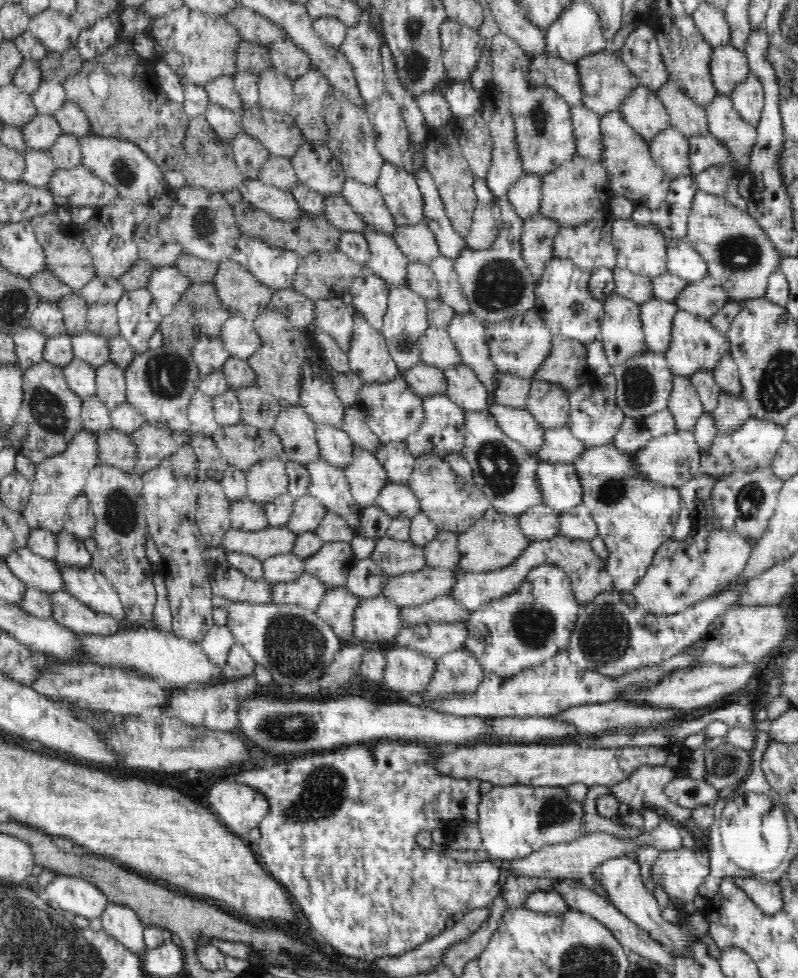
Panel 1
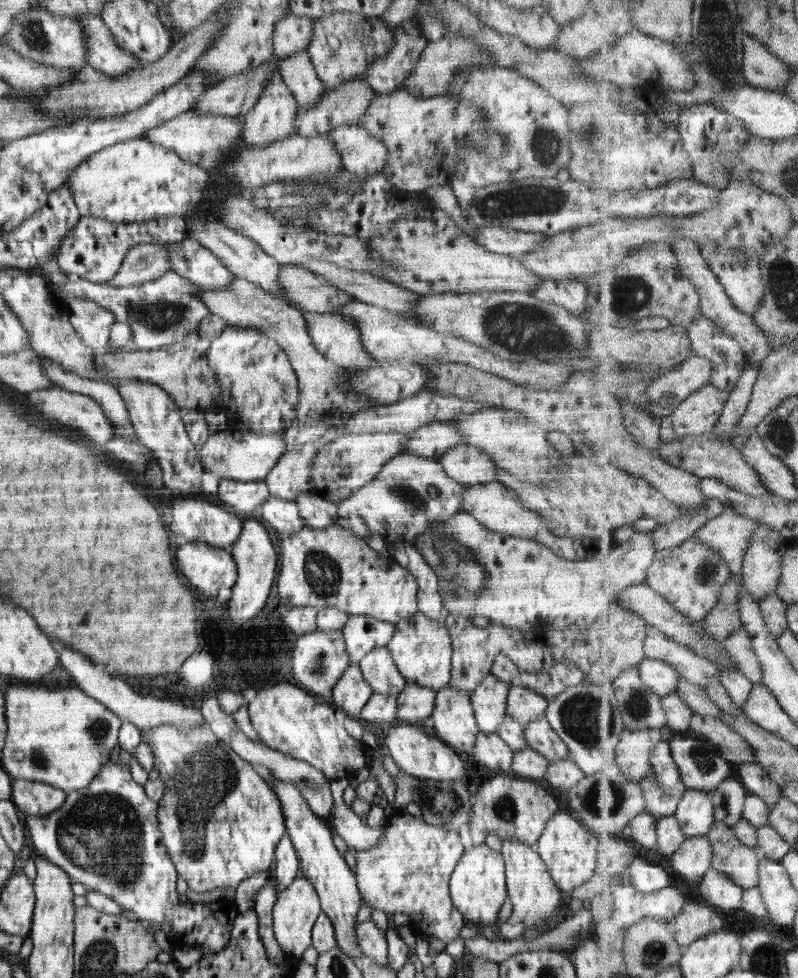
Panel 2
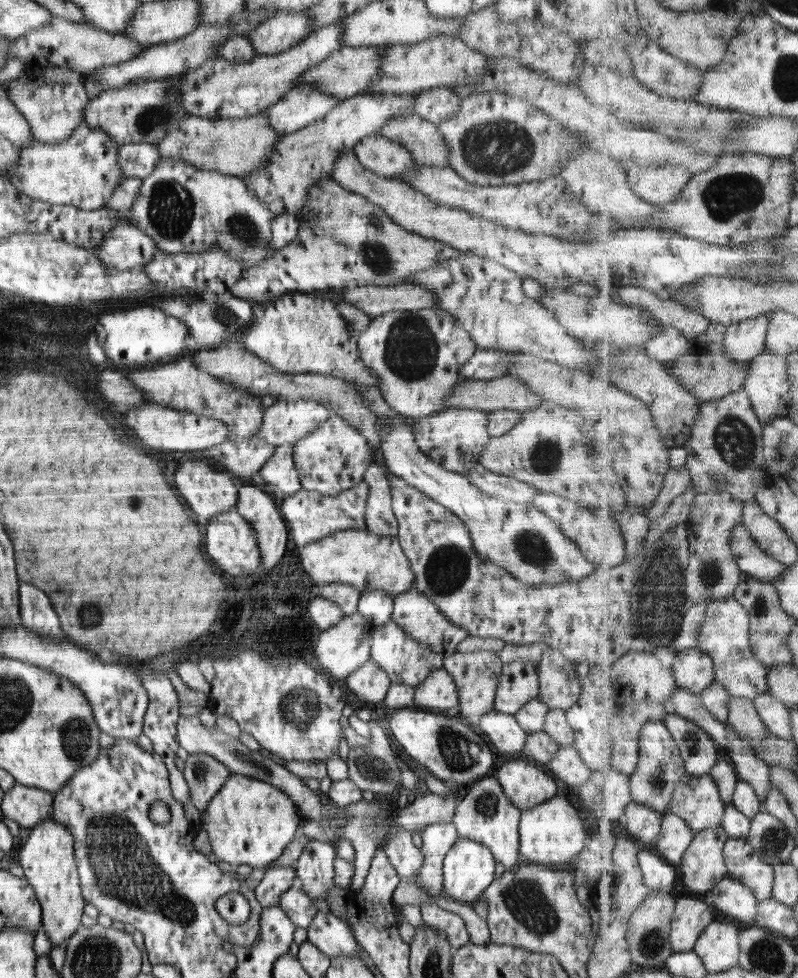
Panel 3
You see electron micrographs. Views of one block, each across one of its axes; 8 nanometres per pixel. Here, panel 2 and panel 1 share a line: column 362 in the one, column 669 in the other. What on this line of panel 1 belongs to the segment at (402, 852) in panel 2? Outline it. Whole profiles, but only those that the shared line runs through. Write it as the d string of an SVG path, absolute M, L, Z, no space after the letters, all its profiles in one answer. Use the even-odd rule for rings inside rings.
M687 847L678 850L661 850L651 866L652 880L662 884L671 902L692 905L698 896L698 887L708 876L709 853L695 852Z

